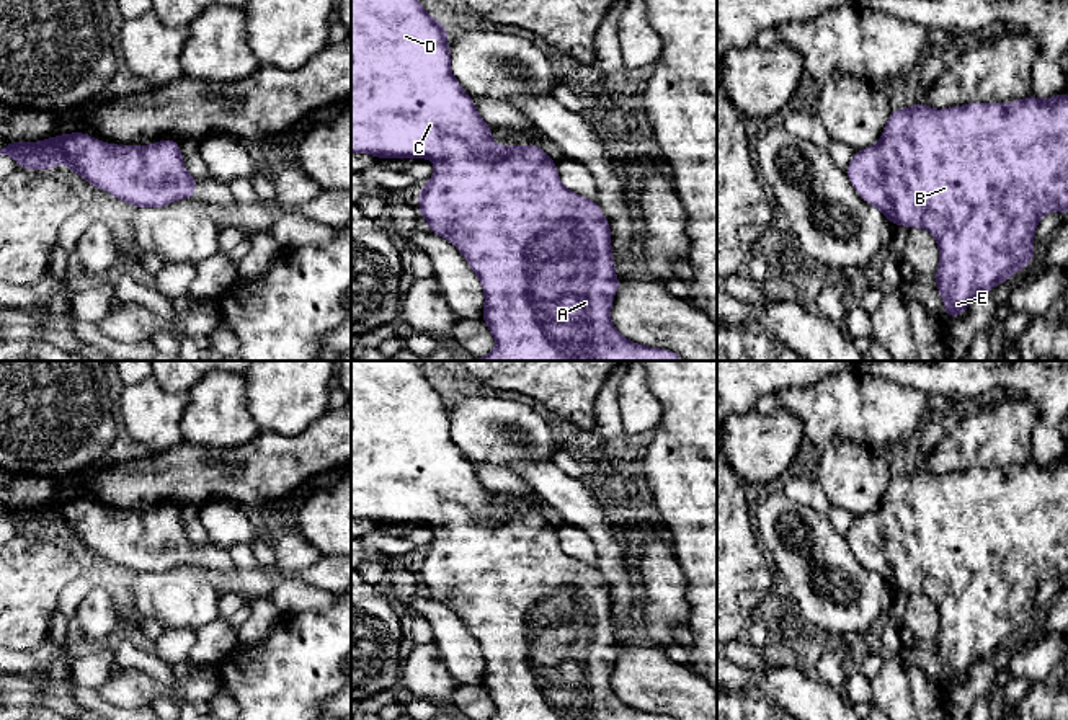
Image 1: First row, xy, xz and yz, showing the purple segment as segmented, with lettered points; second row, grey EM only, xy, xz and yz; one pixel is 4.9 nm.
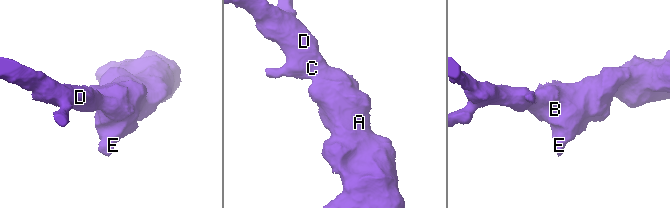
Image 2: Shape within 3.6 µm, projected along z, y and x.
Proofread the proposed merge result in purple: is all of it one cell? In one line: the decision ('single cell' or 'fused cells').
single cell

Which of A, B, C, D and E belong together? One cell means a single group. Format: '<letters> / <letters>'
A B C D E

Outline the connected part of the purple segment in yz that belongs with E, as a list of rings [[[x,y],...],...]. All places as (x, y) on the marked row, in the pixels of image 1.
[[[1068,95],[1003,103],[967,103],[944,109],[914,101],[910,109],[895,108],[880,140],[854,150],[846,167],[856,193],[879,209],[888,222],[908,229],[923,227],[936,240],[939,266],[934,274],[949,320],[963,315],[970,302],[1019,273],[1034,256],[1039,219],[1048,212],[1068,212]]]

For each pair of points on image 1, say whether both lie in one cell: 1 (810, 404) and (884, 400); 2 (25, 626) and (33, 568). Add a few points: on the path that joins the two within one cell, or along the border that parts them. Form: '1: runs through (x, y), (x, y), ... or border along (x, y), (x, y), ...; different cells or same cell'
1: runs through (828, 404), (858, 404), (866, 400); same cell
2: runs through (25, 611), (25, 583); same cell

